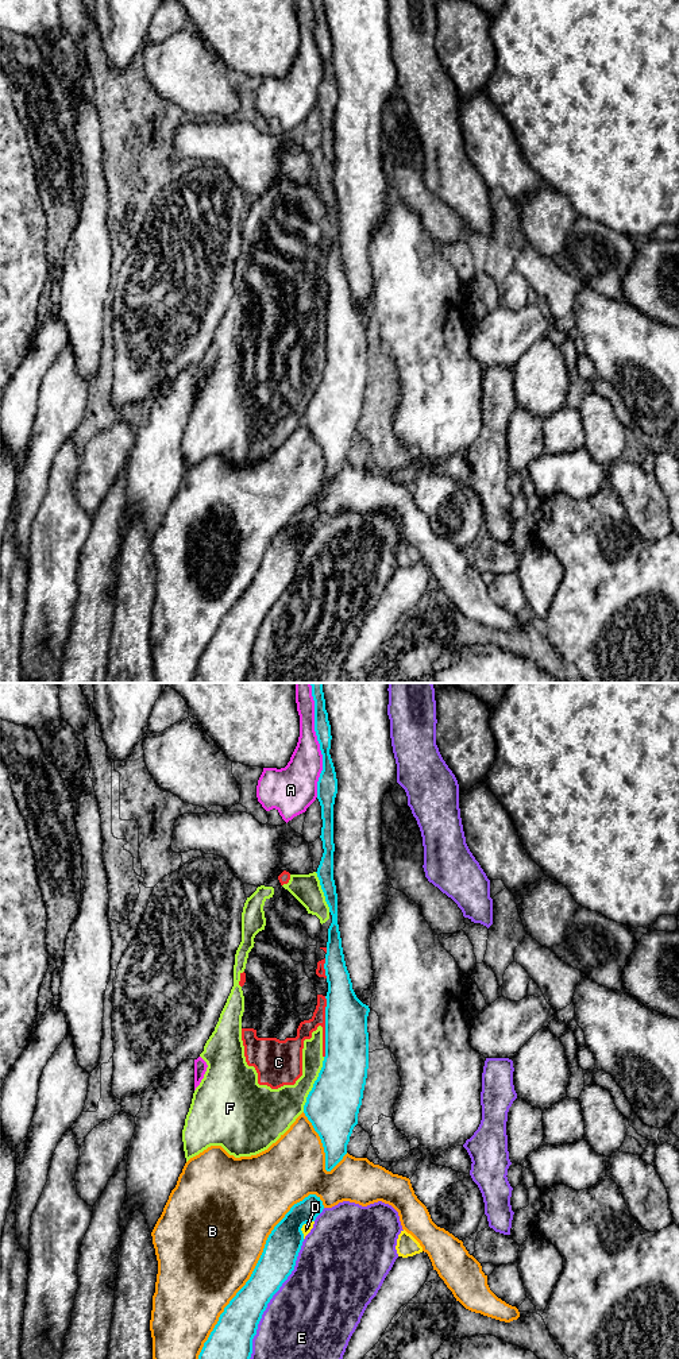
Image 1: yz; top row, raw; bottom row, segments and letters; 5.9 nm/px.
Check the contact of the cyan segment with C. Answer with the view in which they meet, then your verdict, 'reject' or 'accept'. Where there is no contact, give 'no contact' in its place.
yz | reject

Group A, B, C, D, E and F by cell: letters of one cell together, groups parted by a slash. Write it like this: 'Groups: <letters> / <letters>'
Groups: A / B / C F / D / E

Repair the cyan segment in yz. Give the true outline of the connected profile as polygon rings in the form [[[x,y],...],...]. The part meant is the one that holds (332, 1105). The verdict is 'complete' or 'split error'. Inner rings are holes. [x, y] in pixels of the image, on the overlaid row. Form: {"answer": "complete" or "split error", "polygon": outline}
{"answer": "complete", "polygon": [[[310,683],[315,700],[315,731],[323,754],[323,771],[317,781],[321,806],[323,857],[317,877],[332,915],[328,928],[325,976],[328,982],[325,1007],[325,1057],[323,1067],[306,1097],[304,1113],[319,1134],[325,1170],[331,1171],[347,1154],[347,1144],[362,1105],[369,1069],[369,1005],[352,989],[346,966],[337,924],[337,893],[333,880],[333,804],[337,779],[329,754],[331,725],[325,710],[323,683]]]}

